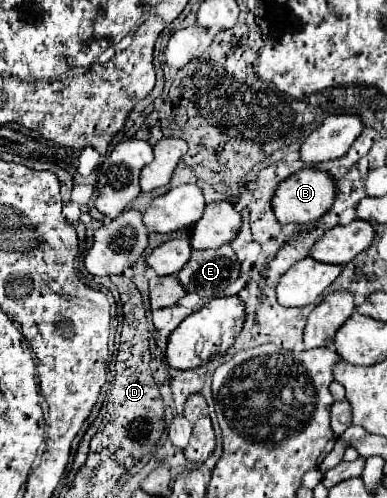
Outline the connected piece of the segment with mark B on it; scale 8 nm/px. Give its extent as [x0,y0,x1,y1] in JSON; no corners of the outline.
[273,167,337,223]

